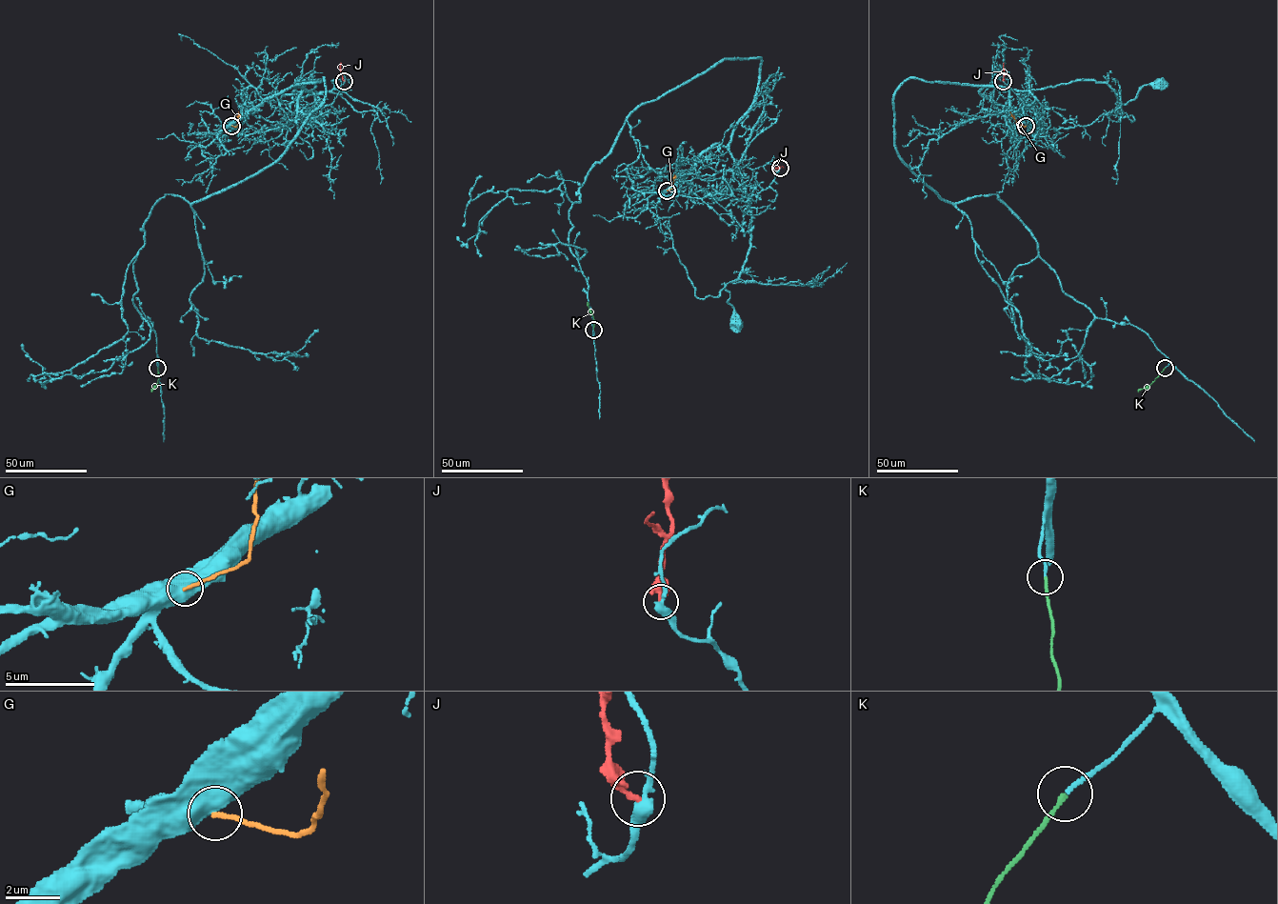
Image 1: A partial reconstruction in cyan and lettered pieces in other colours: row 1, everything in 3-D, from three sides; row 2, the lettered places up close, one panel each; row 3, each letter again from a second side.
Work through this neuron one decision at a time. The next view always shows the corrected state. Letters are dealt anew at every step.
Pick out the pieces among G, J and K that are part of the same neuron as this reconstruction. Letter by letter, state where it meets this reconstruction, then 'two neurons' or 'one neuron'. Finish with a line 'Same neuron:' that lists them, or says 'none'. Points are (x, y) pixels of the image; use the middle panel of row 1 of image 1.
G: (667, 190) | two neurons
J: (780, 168) | two neurons
K: (593, 330) | one neuron
Same neuron: K

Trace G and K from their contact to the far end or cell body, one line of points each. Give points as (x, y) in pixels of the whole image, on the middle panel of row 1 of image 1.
G: (667, 190), (673, 187), (674, 174)
K: (593, 330), (593, 317), (587, 302)

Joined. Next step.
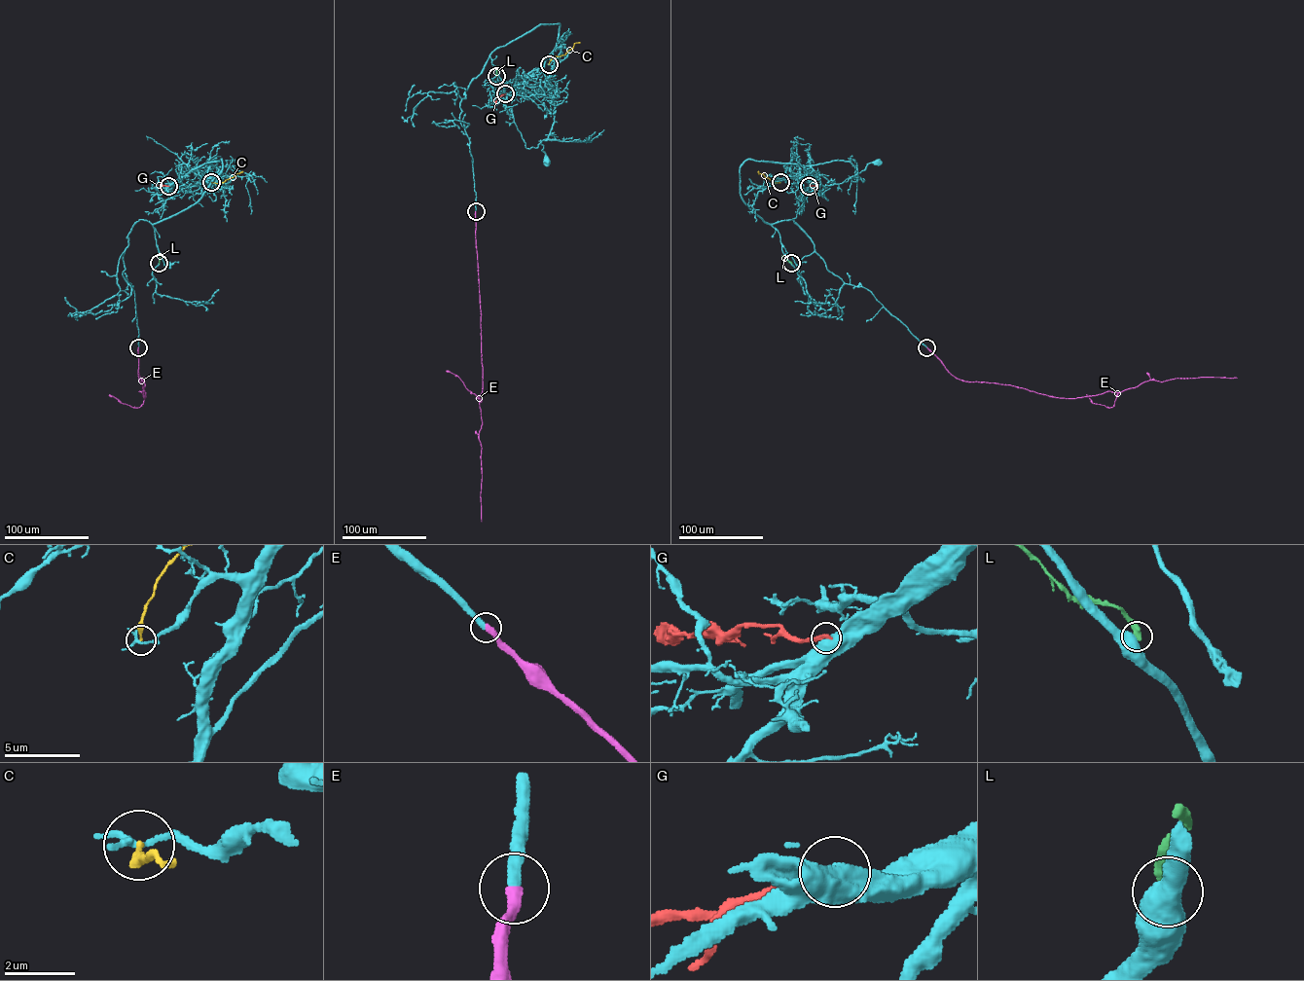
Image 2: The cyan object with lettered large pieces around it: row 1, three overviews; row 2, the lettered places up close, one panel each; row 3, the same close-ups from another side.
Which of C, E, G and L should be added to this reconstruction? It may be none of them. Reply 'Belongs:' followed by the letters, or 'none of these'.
Belongs: E

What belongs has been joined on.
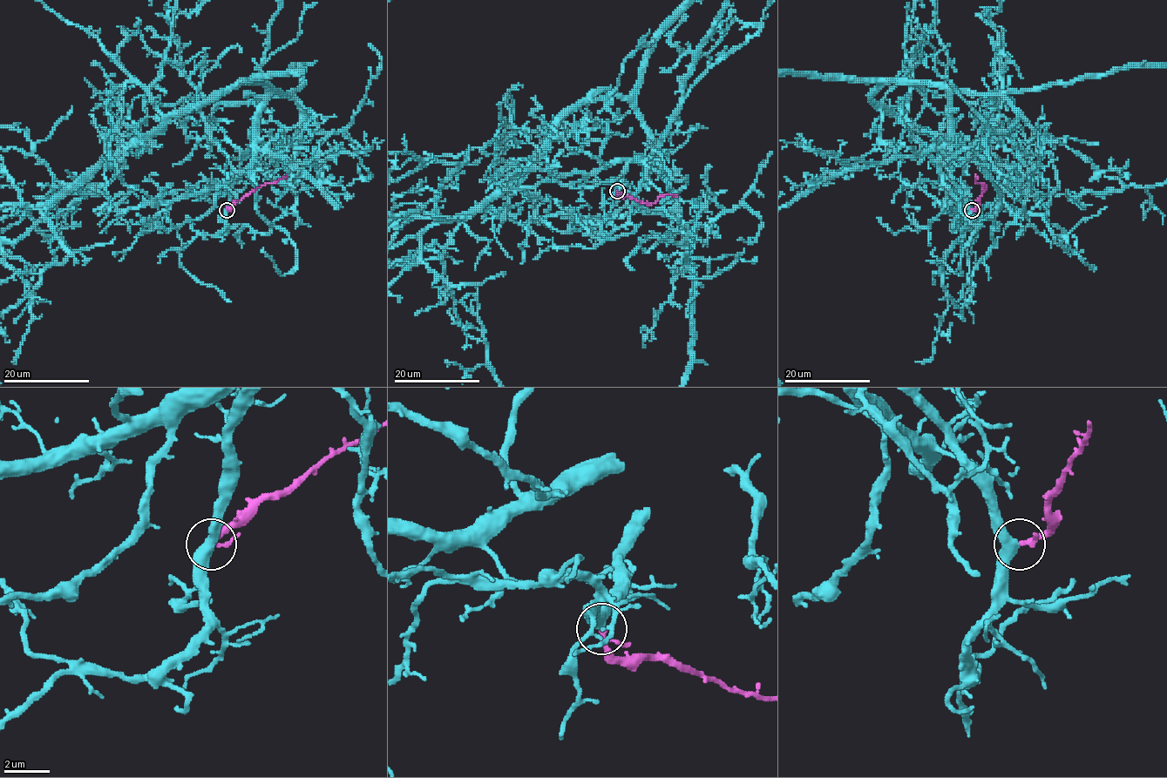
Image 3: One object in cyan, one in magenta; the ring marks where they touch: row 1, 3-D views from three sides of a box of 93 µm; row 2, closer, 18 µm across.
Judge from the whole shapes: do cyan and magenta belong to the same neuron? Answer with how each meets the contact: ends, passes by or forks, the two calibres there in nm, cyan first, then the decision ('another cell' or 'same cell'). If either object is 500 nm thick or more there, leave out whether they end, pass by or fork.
cyan passes by; magenta passes by; 420 nm thick on the cyan side, 170 nm on the other; same cell

